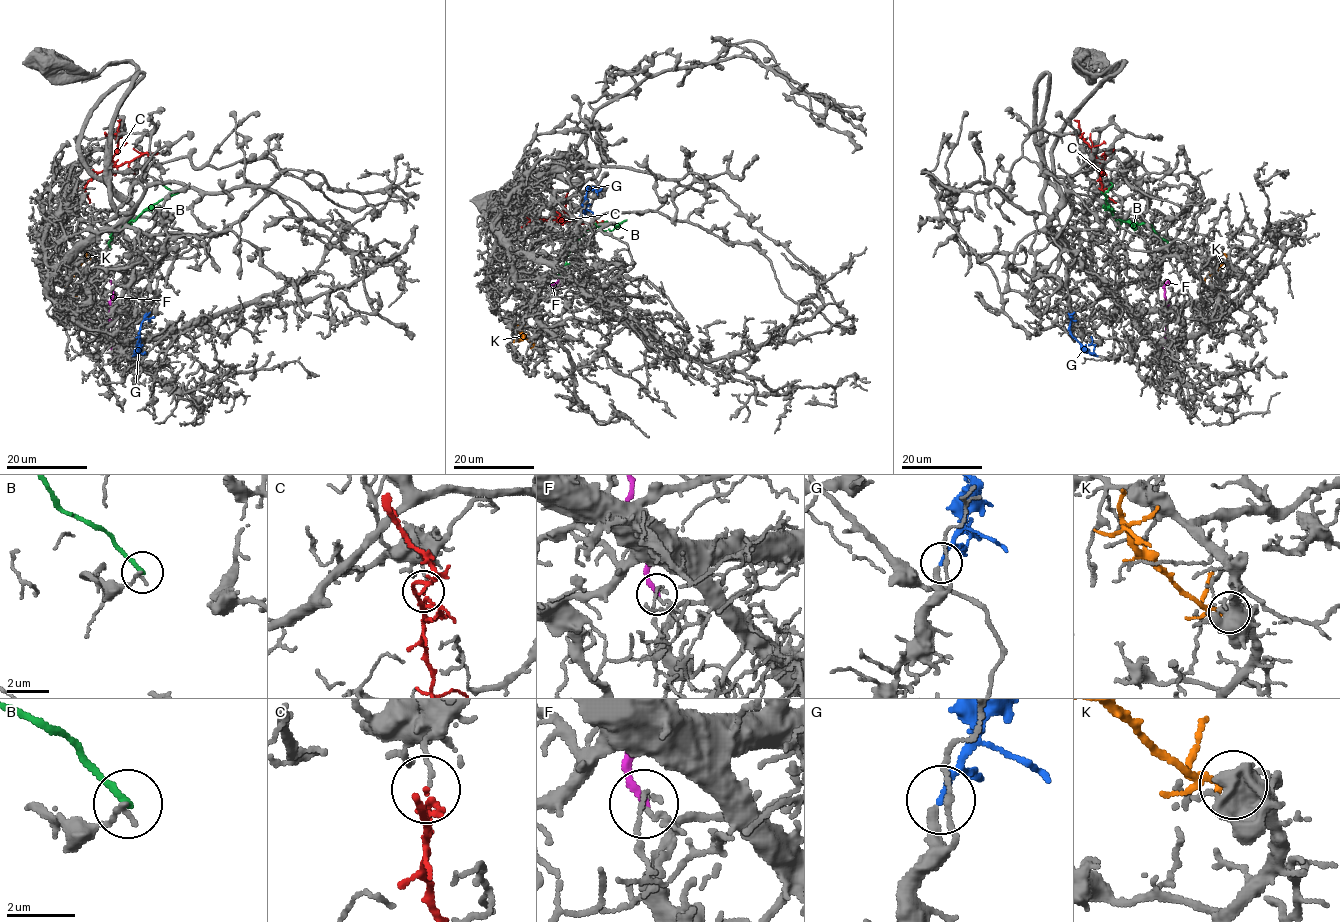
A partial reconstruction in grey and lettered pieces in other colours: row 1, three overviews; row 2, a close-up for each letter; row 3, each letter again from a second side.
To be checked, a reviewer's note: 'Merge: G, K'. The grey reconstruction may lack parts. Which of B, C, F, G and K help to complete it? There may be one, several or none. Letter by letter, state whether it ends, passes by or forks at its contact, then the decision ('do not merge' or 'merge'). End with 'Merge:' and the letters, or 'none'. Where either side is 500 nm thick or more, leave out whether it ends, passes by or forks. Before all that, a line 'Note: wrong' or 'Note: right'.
Note: wrong
B: it ends there; do not merge
C: it passes by; merge
F: it ends there; do not merge
G: it ends there; merge
K: it passes by; do not merge
Merge: C, G

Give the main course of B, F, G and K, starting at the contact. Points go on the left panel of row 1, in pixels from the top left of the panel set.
B: (110, 249), (110, 235), (116, 224), (134, 220), (144, 210), (171, 195), (161, 183)
F: (113, 351), (107, 334), (111, 284)
G: (132, 355), (138, 346), (140, 323), (154, 318)
K: (92, 258), (83, 261), (71, 275), (75, 291), (67, 302), (66, 310)

